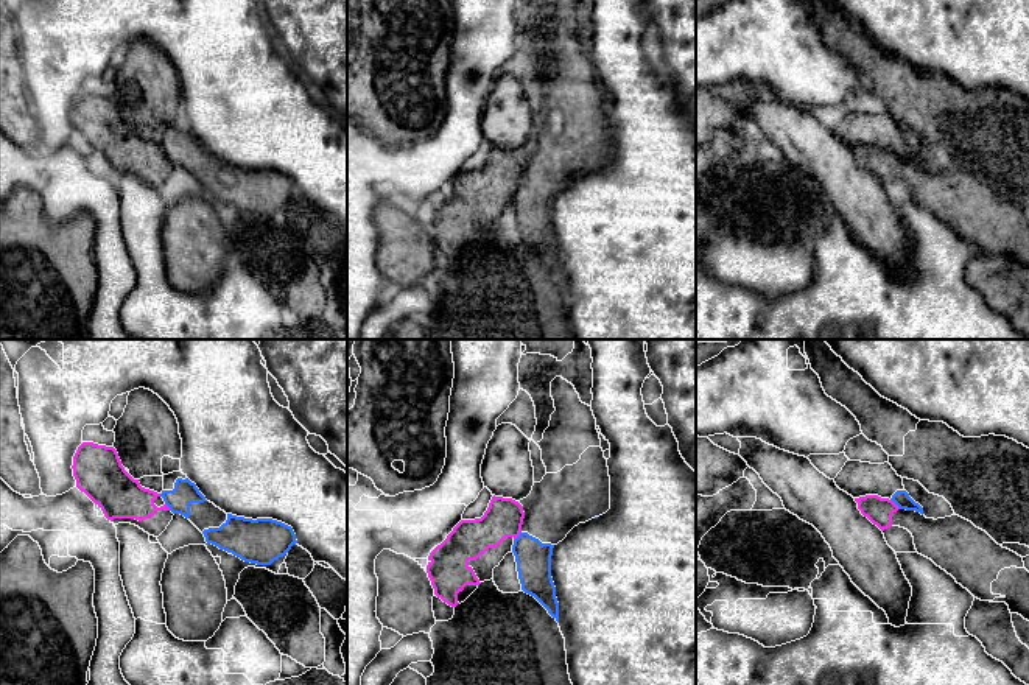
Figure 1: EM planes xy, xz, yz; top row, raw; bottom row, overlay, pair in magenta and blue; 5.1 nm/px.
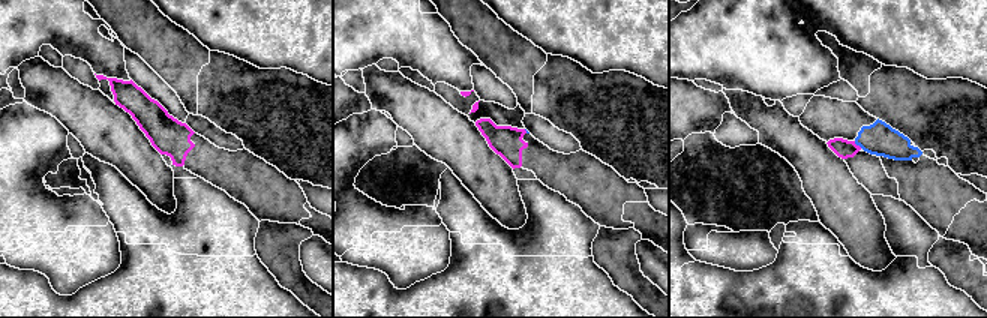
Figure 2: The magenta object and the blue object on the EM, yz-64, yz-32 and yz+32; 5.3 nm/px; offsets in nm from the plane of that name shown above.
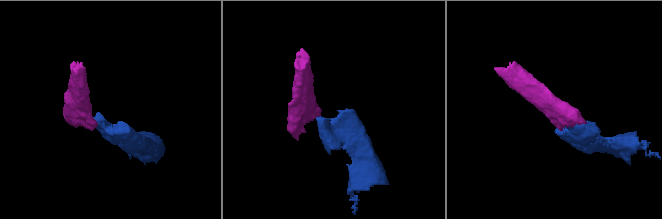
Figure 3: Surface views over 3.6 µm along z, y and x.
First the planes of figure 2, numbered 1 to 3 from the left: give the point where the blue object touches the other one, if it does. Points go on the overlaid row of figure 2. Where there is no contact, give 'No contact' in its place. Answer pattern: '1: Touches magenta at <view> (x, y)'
1: No contact
2: Touches magenta at yz-32 (525, 131)
3: Touches magenta at yz+32 (858, 146)

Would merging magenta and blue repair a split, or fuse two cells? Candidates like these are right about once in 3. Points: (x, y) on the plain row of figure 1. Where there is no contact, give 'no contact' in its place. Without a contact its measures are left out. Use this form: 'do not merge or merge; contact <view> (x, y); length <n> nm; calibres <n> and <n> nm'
do not merge; contact yz (894, 154); length 80 nm; calibres 140 and 90 nm

